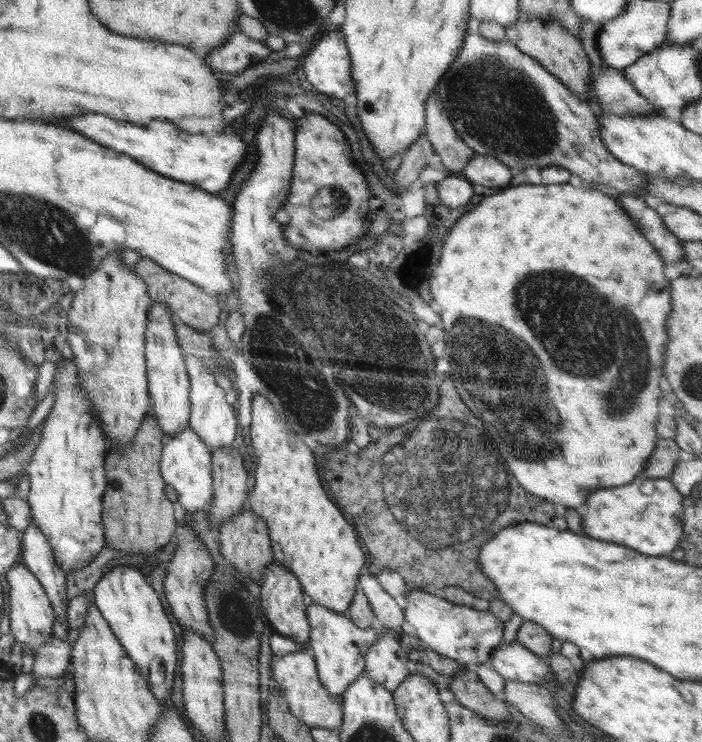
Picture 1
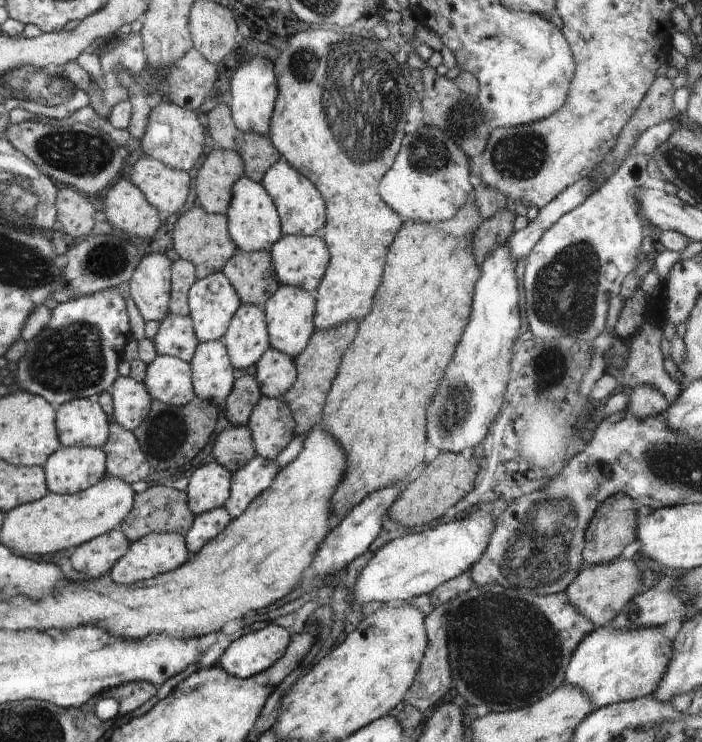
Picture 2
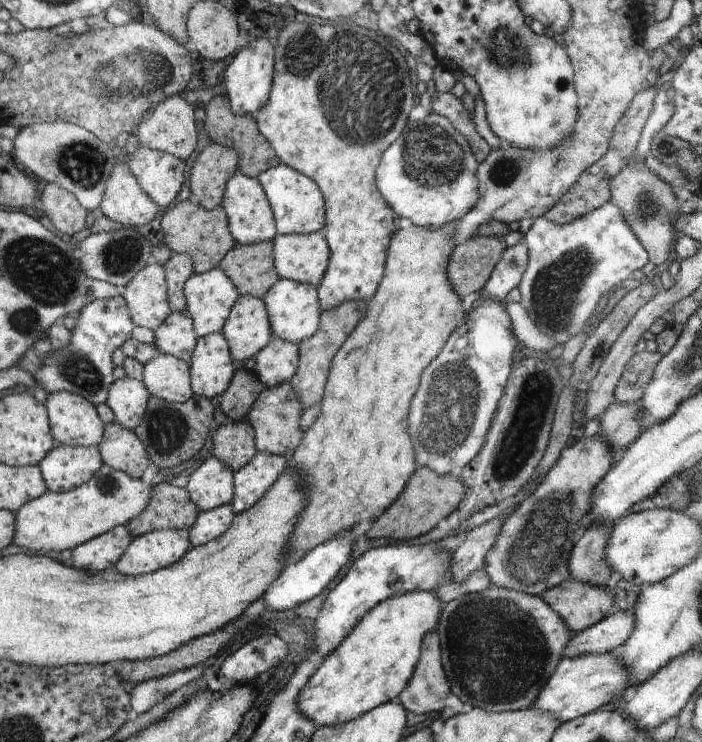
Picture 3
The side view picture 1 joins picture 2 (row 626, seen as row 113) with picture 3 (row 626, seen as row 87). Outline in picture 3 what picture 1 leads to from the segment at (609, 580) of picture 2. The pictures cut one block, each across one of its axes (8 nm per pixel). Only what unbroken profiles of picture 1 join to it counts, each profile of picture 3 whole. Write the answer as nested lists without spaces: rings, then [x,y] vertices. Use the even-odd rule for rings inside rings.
[[[571,578],[537,596],[558,614],[573,634],[607,618],[615,603],[612,589]]]

